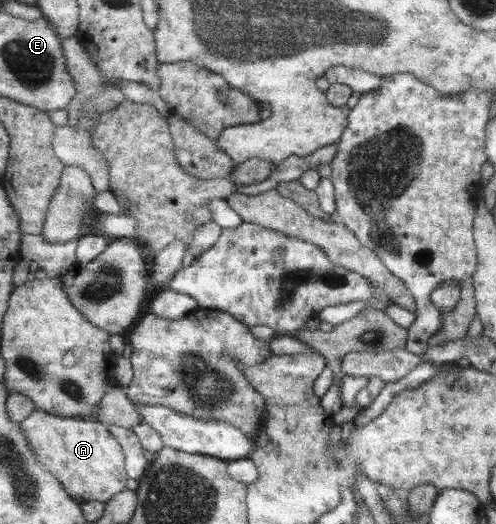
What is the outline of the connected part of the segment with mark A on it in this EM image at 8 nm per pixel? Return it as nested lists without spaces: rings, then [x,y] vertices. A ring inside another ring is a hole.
[[[33,409],[33,412],[19,423],[19,428],[25,440],[29,442],[31,450],[35,452],[37,460],[45,466],[47,472],[51,472],[57,478],[59,484],[65,488],[65,492],[68,492],[77,504],[81,505],[90,500],[105,503],[112,496],[126,489],[128,474],[125,470],[124,454],[121,445],[117,444],[117,439],[111,435],[107,425],[96,420],[60,417],[41,409]]]

